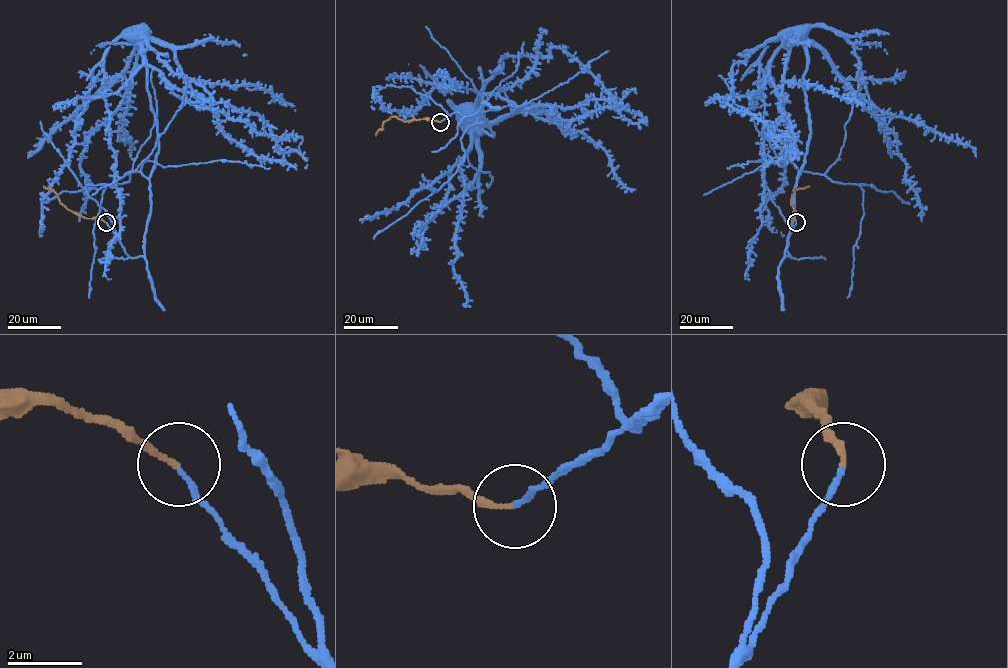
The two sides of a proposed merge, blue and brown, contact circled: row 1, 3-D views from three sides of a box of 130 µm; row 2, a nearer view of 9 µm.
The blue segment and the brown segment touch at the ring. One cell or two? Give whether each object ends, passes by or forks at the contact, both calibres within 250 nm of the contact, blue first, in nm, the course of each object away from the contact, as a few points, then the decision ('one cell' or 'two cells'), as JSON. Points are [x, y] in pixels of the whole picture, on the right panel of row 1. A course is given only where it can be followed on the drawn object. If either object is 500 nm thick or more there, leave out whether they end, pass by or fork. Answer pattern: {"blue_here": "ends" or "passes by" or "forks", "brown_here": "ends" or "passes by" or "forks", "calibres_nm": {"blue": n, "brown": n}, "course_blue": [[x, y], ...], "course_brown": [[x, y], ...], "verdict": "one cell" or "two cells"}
{"blue_here": "ends", "brown_here": "ends", "calibres_nm": {"blue": 130, "brown": 150}, "course_blue": [[796, 222], [791, 257], [800, 42], [761, 95], [759, 72], [789, 130], [765, 203], [784, 236]], "course_brown": [[796, 222], [793, 218], [795, 210], [791, 195], [795, 189], [809, 186]], "verdict": "one cell"}

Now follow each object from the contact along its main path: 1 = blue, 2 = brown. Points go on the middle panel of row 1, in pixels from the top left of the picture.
1: (440, 122), (479, 111), (494, 132), (458, 86), (438, 83), (408, 115), (374, 90), (374, 109)
2: (440, 122), (423, 118), (403, 121), (393, 116), (385, 121), (376, 135)

